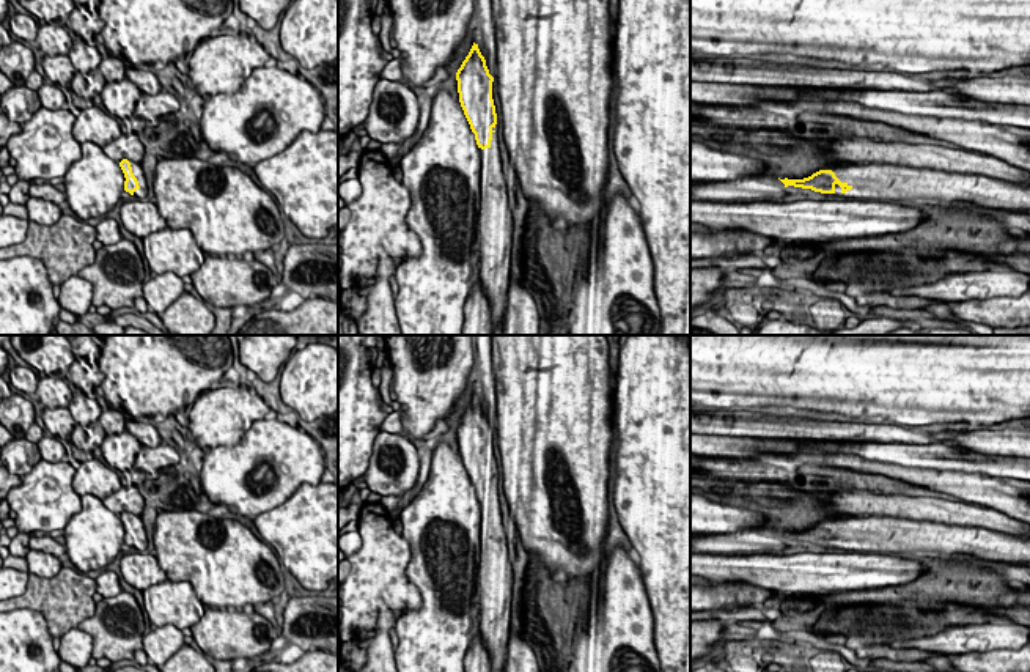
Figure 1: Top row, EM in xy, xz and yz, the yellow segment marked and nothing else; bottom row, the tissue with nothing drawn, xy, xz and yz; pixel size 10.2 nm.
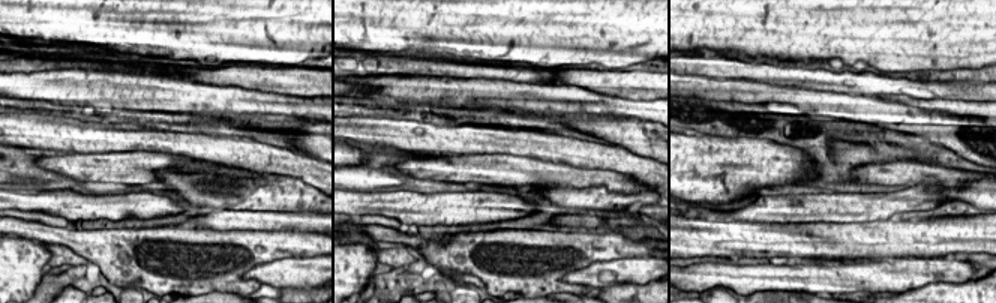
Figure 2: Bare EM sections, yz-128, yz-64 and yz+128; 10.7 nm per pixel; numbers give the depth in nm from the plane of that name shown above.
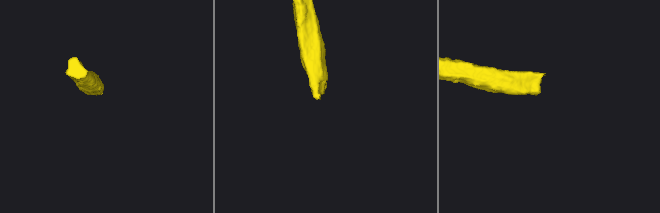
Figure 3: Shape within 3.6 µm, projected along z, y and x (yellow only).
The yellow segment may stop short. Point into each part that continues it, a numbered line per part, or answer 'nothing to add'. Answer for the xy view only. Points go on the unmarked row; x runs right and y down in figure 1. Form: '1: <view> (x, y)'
1: xy (137, 523)

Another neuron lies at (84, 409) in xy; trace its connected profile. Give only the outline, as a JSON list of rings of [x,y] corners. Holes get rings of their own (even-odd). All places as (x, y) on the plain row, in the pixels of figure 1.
[[[85,393],[75,395],[69,403],[69,411],[77,425],[86,426],[97,422],[101,417],[101,406],[96,400],[88,398]]]

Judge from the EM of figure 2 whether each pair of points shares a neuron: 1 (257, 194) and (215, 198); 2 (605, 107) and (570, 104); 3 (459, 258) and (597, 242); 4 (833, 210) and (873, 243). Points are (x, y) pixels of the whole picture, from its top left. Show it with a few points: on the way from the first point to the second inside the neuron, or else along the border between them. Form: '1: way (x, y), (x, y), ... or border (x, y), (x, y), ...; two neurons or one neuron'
1: way (246, 195), (225, 195); one neuron
2: way (596, 104), (579, 104); one neuron
3: way (494, 263), (540, 258), (563, 252); one neuron
4: border (884, 218), (813, 224); two neurons

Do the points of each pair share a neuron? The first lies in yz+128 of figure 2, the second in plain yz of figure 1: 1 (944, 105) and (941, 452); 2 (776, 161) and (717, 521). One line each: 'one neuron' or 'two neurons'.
1: one neuron
2: one neuron

